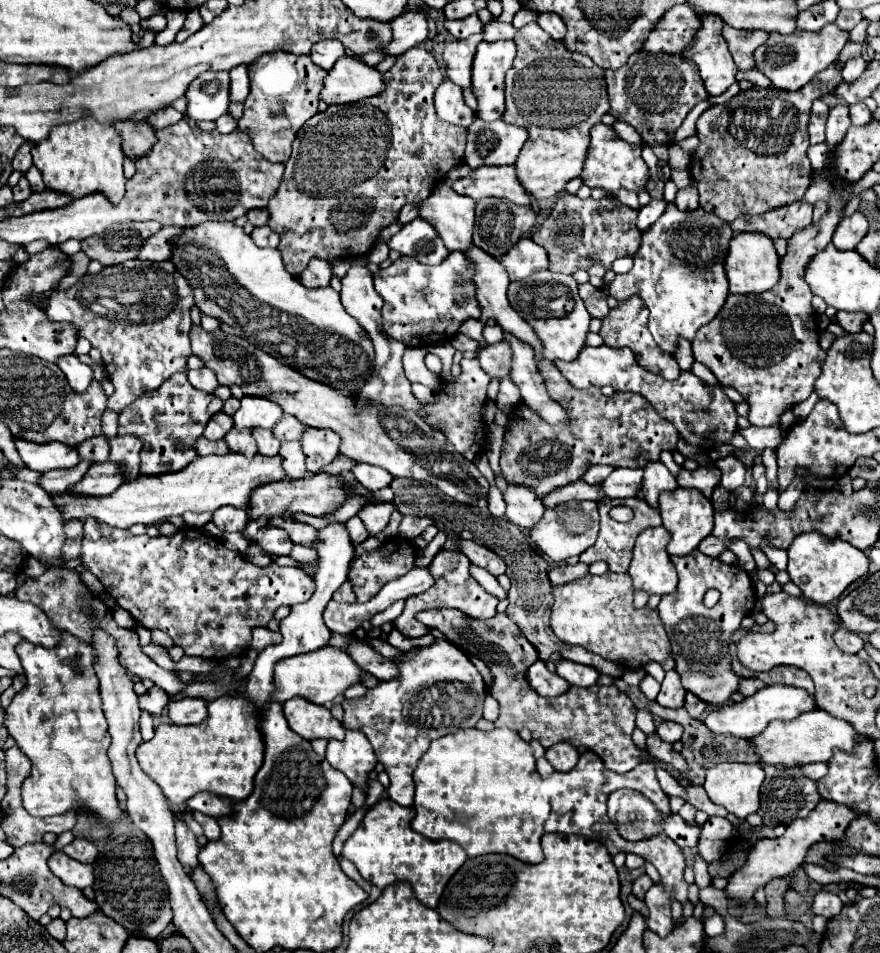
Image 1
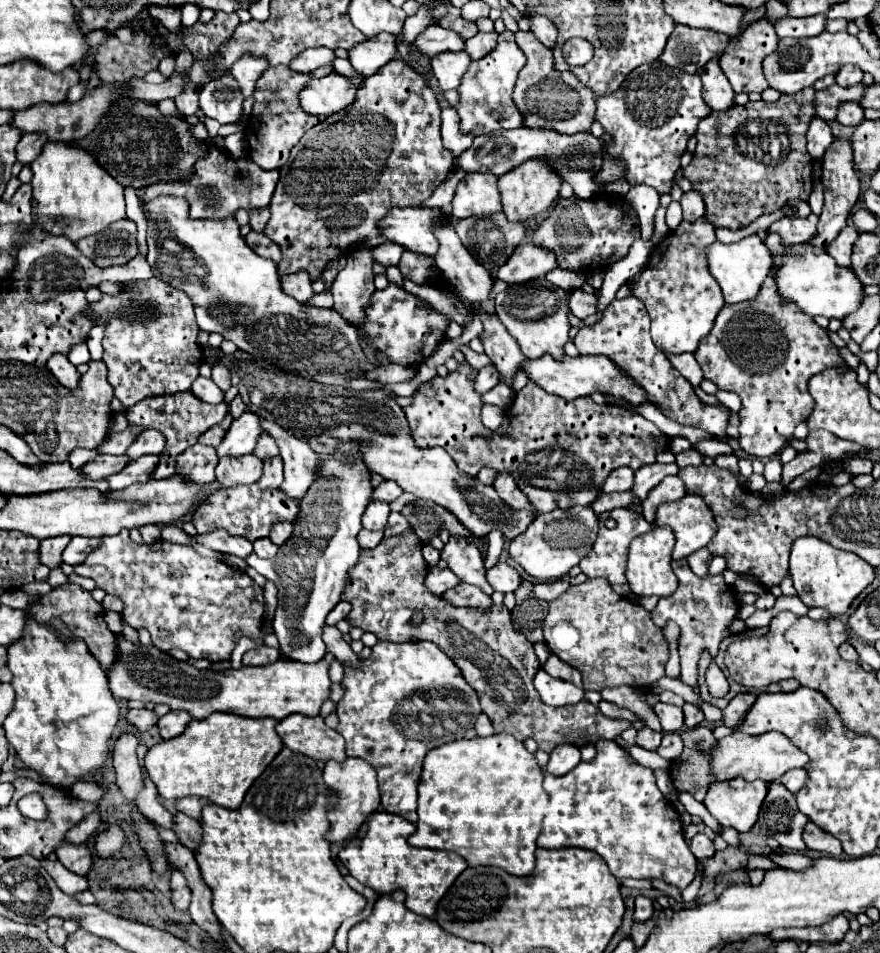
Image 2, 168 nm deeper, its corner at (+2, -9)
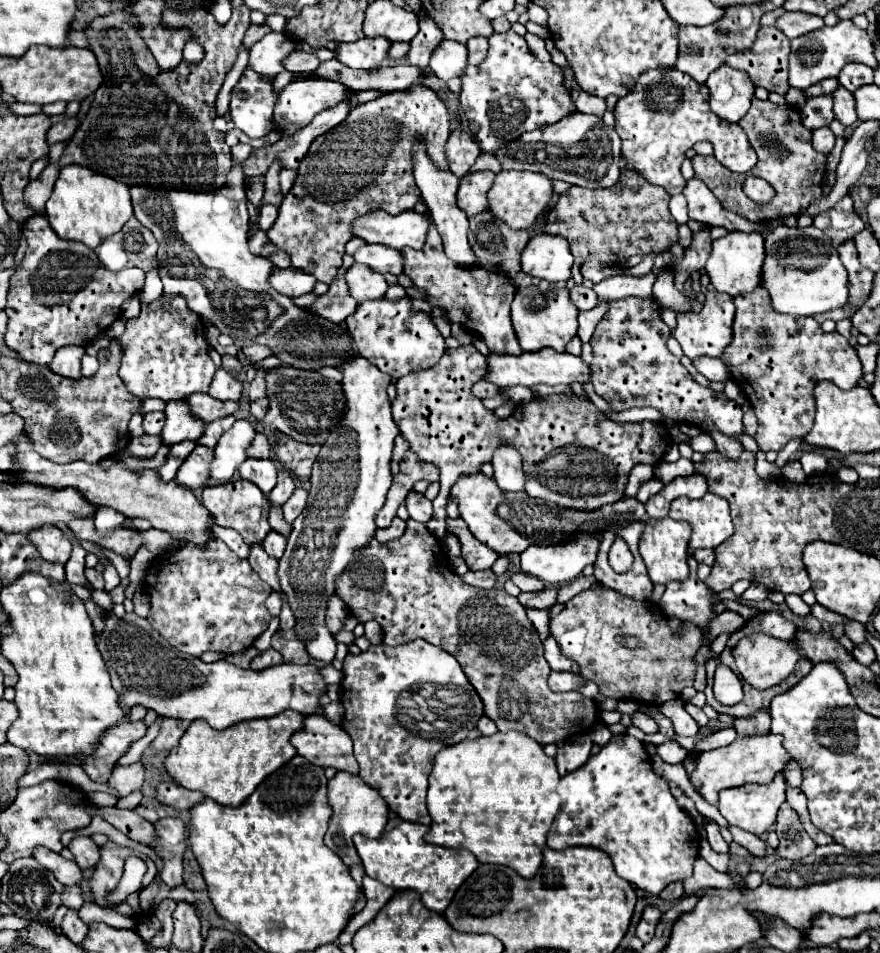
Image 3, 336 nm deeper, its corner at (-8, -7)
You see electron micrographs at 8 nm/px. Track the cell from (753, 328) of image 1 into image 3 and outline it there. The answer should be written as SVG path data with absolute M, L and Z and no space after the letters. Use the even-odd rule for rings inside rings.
M764 287L748 295L734 297L736 317L732 325L732 341L728 349L720 355L722 363L732 373L732 381L746 393L756 417L758 417L758 433L756 443L760 451L780 451L790 439L804 437L814 423L816 415L816 401L814 401L814 387L820 379L834 381L840 389L852 389L862 379L862 363L858 359L856 349L840 335L840 333L824 333L820 323L812 317L796 319L792 315L784 315L774 311L770 295Z

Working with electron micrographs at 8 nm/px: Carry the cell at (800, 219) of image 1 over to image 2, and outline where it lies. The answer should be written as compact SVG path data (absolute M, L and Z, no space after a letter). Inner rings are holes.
M818 215L808 217L784 217L770 225L768 231L780 233L784 243L808 243L814 237L814 229L818 225Z

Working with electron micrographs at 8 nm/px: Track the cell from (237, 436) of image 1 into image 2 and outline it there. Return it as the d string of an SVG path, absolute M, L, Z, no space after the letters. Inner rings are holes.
M256 455L242 457L222 457L216 467L216 479L224 485L258 483L262 477L262 461Z

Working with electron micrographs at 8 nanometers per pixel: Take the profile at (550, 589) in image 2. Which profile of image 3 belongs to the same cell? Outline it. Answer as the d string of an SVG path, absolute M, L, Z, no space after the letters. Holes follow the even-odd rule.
M550 585L550 587L544 587L542 591L536 591L536 593L520 593L518 595L518 601L524 605L524 607L534 607L534 609L548 609L556 603L558 599L558 587Z

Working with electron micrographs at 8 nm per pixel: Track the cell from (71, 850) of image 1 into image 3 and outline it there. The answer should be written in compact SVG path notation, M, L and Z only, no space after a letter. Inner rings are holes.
M76 835L68 849L74 855L74 861L80 865L80 869L90 869L96 867L96 863L100 861L100 847L92 841L92 837L84 837L84 835Z

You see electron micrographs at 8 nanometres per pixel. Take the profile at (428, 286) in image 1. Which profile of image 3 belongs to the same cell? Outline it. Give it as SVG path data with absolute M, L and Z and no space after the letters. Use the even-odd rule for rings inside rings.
M382 297L360 303L358 309L346 319L346 327L356 343L358 353L394 379L434 367L444 355L444 337L428 313L412 309L410 297L400 297L394 301Z

